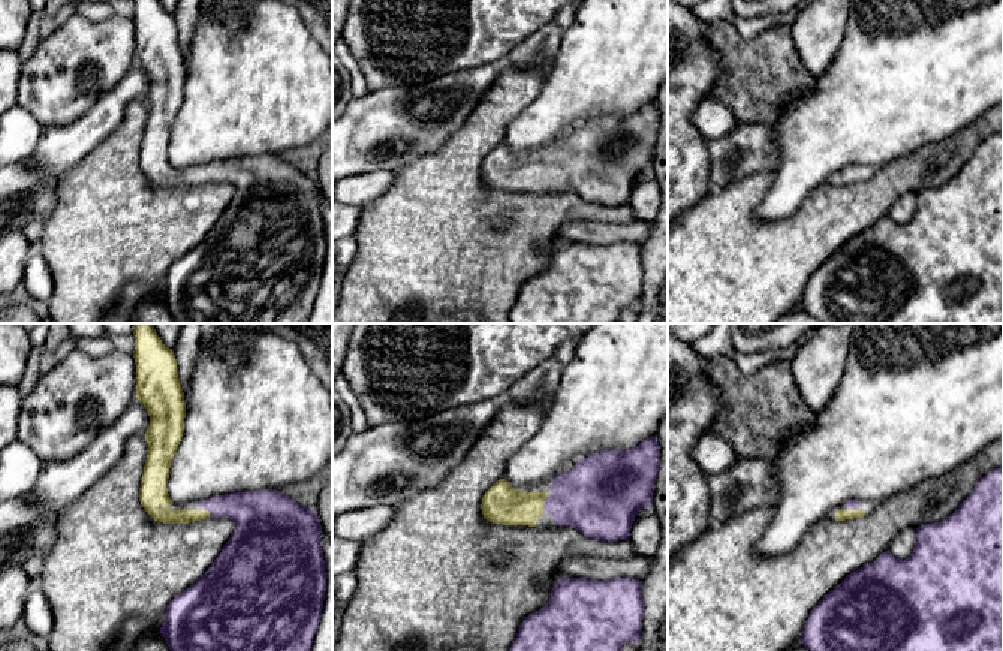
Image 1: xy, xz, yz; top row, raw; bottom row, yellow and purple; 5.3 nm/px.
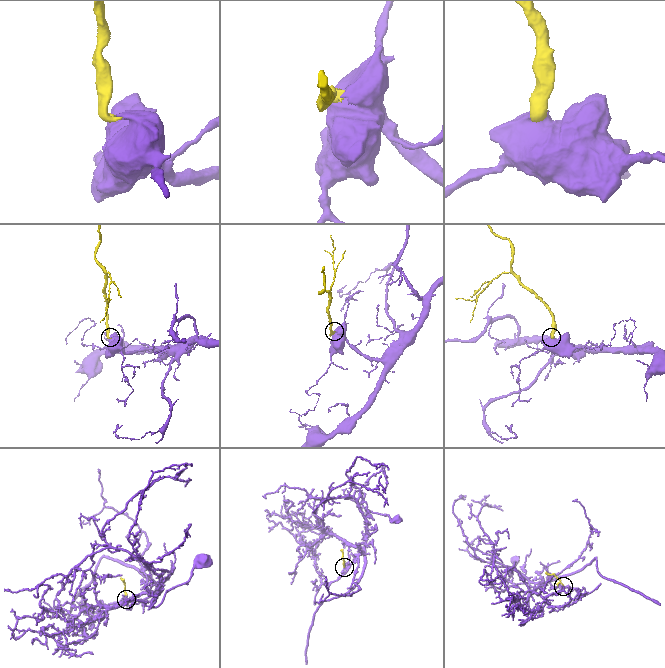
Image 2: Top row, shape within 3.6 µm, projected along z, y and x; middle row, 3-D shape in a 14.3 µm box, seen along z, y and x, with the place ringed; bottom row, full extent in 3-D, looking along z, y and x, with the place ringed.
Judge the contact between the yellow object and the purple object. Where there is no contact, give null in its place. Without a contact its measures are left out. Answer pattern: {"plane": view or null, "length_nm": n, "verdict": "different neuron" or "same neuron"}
{"plane": "xz", "length_nm": 90, "verdict": "same neuron"}

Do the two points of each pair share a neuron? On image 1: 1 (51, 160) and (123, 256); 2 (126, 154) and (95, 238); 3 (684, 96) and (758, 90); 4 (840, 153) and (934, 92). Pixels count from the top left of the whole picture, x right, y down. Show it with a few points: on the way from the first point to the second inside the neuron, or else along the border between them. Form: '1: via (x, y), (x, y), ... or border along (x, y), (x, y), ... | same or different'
1: border along (90, 150), (65, 174) | different
2: via (110, 175), (107, 217) | same
3: border along (722, 62), (722, 71), (708, 98) | different
4: via (864, 129), (901, 92), (910, 92) | same

